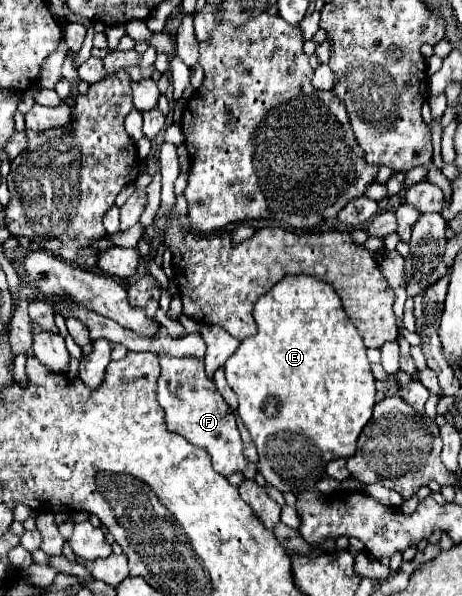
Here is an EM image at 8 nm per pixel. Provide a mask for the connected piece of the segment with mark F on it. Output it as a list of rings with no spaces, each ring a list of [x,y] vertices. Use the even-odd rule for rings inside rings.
[[[157,353],[161,375],[157,381],[157,399],[165,409],[165,421],[169,431],[179,433],[189,443],[207,449],[213,459],[213,469],[225,477],[233,473],[243,473],[249,459],[243,455],[243,439],[237,427],[233,409],[227,405],[215,383],[207,377],[203,359],[197,357],[173,357],[167,353]]]

